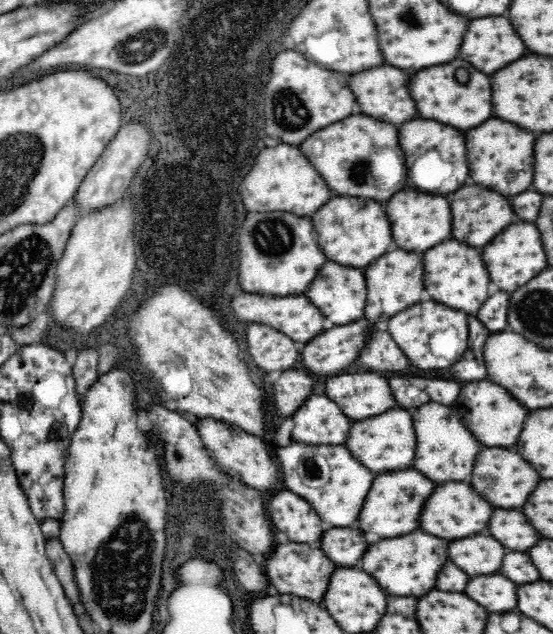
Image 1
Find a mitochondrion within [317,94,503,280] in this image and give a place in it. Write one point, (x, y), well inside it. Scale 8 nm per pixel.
(356, 169)

